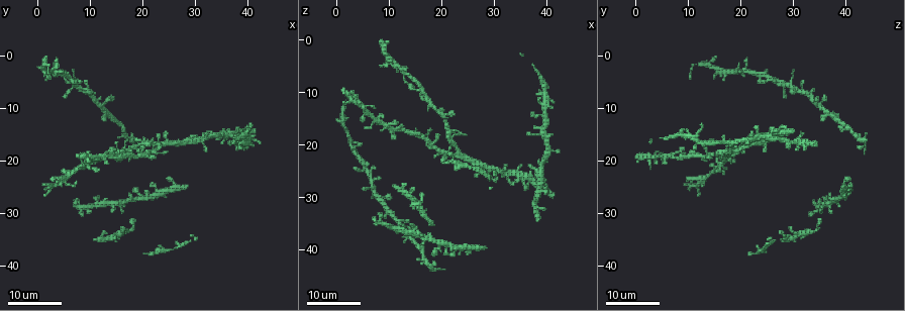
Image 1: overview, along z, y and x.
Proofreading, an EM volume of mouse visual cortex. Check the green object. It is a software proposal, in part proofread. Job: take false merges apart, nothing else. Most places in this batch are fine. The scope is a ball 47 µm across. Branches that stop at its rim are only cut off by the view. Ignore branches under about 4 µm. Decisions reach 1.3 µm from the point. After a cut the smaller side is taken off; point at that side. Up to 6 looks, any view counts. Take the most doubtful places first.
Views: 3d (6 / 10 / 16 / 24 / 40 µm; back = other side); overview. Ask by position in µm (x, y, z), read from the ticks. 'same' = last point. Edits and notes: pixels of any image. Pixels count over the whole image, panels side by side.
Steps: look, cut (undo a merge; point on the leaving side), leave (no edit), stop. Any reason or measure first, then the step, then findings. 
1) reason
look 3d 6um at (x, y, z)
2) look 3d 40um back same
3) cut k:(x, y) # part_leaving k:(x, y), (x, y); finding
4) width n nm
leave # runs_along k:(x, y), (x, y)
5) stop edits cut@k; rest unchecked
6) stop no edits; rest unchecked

two arms in line, one across
look 3d 16um at (20.0, 17.0, 21.5)

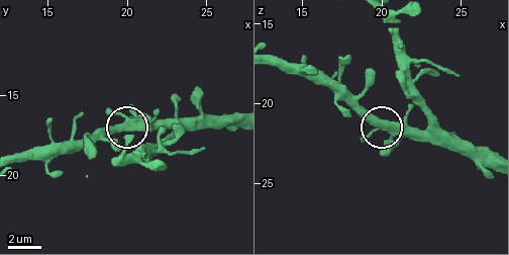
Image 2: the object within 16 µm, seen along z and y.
look 3d 10um at (20.0, 16.8, 21.4)

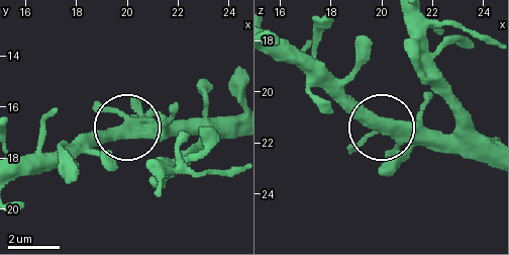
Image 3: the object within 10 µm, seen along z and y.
leave # runs_along 3:(491, 165), (426, 143), (394, 141), (324, 73); all the same neuron

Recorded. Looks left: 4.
four or more arms meet
look 3d 24um at (31.0, 16.5, 24.5)

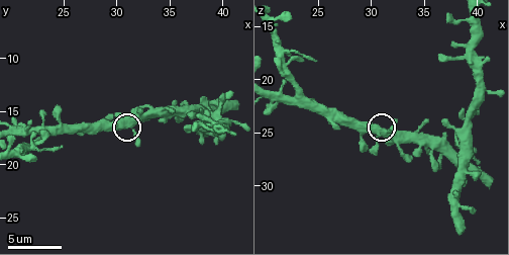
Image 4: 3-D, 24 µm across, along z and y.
look 3d 10um at (31.0, 16.6, 24.8)

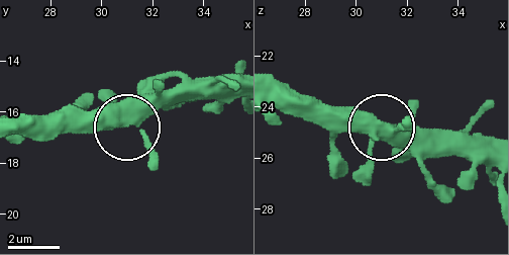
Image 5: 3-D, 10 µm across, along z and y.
arms 4
leave # one neuron here

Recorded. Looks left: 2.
thin arm on a thick one
look 3d 10um at (21.6, 18.4, 17.4)

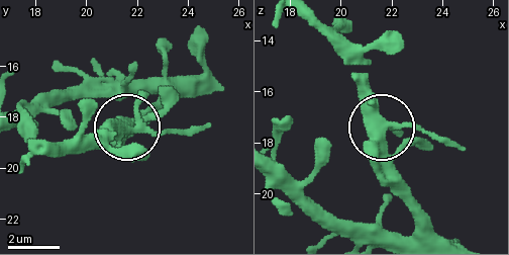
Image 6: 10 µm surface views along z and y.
look 3d 10um back at (21.6, 18.5, 17.2)

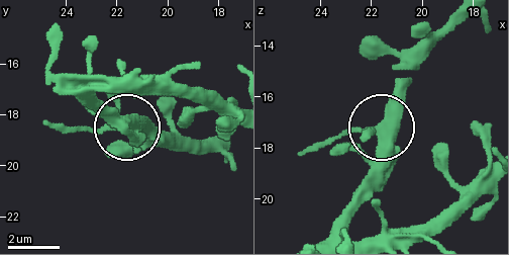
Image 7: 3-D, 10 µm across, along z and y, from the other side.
width 420 nm
leave # runs_along 7:(325, 237), (369, 171), (380, 128), (358, 125), (308, 146); one neuron here

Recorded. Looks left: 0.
stop no edits; rest unchecked

